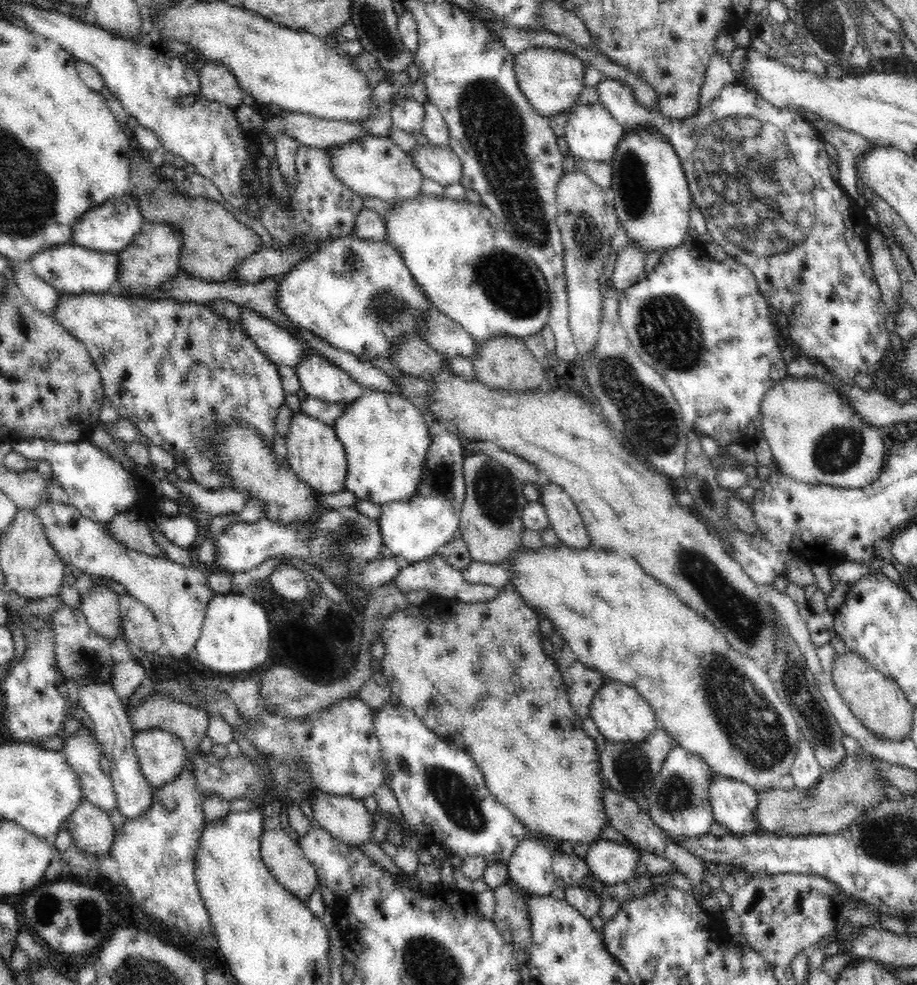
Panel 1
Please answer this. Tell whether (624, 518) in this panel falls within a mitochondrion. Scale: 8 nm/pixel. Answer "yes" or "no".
no

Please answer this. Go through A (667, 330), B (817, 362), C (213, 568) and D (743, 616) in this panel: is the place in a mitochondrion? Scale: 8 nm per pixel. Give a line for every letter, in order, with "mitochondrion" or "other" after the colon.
A: mitochondrion
B: other
C: other
D: mitochondrion

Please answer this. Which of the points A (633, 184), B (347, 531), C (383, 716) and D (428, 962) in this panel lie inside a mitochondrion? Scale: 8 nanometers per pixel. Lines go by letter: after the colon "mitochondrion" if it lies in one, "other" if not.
A: mitochondrion
B: mitochondrion
C: other
D: mitochondrion

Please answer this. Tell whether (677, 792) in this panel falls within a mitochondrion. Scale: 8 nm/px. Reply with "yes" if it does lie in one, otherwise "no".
yes

